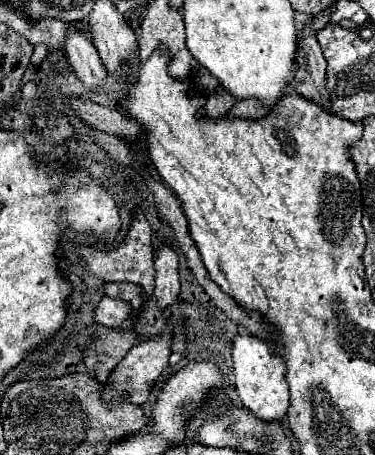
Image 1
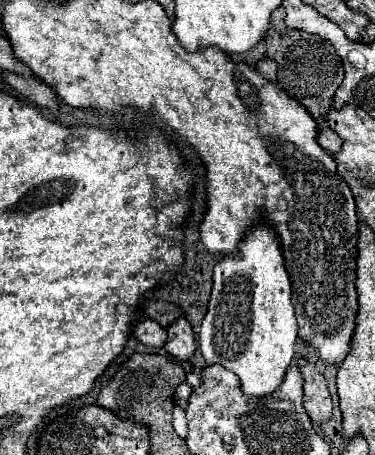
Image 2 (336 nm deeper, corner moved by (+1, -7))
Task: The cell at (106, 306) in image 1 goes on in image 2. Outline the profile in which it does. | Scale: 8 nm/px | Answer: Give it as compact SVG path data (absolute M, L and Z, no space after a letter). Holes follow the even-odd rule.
M143 318L133 326L133 334L139 342L147 346L163 346L165 344L165 328L159 326L151 318Z

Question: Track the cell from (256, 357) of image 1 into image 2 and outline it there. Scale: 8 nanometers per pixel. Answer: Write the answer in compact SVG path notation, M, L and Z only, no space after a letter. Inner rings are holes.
M261 222L249 232L249 236L243 238L243 242L239 244L239 252L239 258L223 258L213 270L213 292L209 300L209 310L199 328L199 348L205 362L221 364L223 368L239 376L245 396L263 398L275 392L285 378L285 372L295 356L293 346L299 326L291 304L291 282L283 266L277 234L265 222Z

